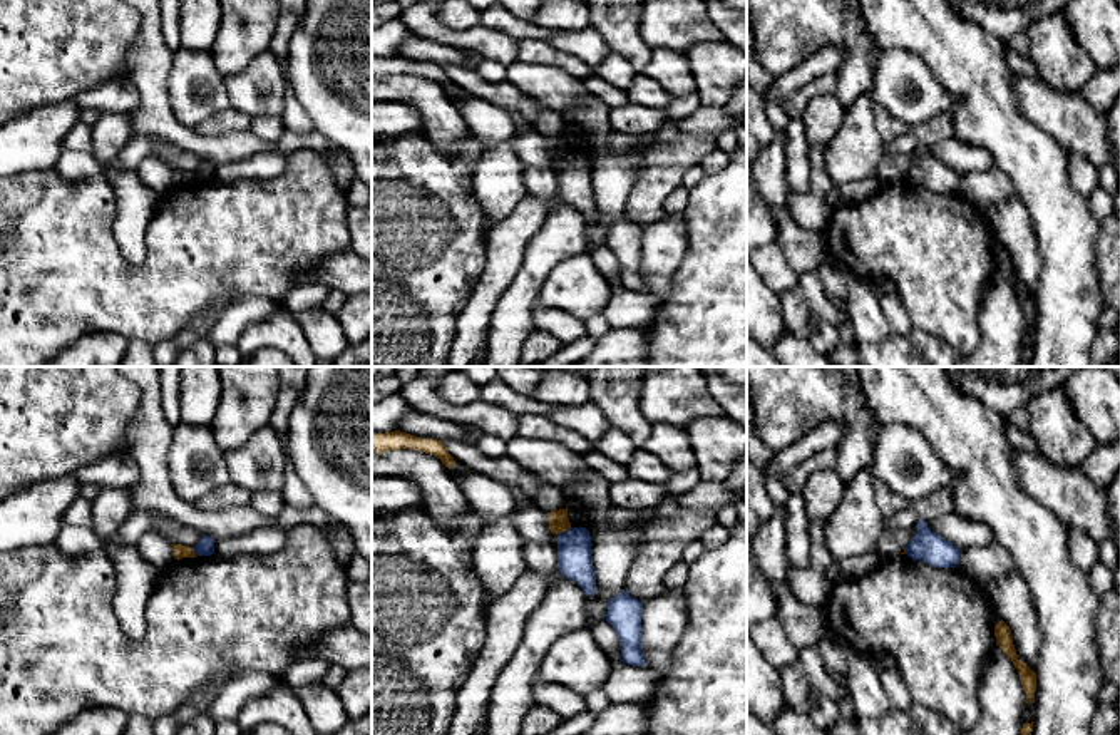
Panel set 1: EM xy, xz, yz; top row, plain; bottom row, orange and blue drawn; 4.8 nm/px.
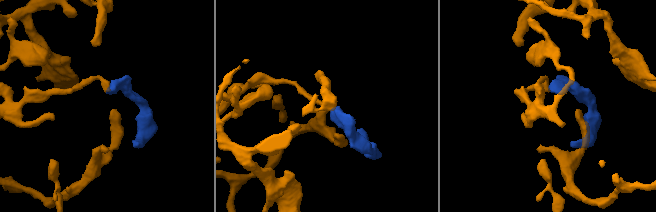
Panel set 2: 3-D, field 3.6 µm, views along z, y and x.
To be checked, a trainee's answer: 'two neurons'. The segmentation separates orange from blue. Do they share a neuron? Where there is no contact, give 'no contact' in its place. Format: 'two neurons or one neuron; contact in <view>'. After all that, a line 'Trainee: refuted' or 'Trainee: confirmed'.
two neurons; contact in xz
Trainee: confirmed

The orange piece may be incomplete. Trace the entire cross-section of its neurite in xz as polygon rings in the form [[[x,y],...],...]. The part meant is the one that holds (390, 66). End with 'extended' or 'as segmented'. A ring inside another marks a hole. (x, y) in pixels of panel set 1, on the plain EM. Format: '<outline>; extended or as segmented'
[[[400,55],[372,59],[372,77],[383,79],[388,75],[400,75],[400,74],[412,74],[430,79],[440,84],[445,92],[455,90],[454,82],[447,77],[447,72],[442,65],[422,64]]]; as segmented

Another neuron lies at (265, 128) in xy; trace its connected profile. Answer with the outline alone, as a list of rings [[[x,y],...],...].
[[[258,116],[251,117],[249,131],[261,141],[273,144],[286,131],[281,117]]]

